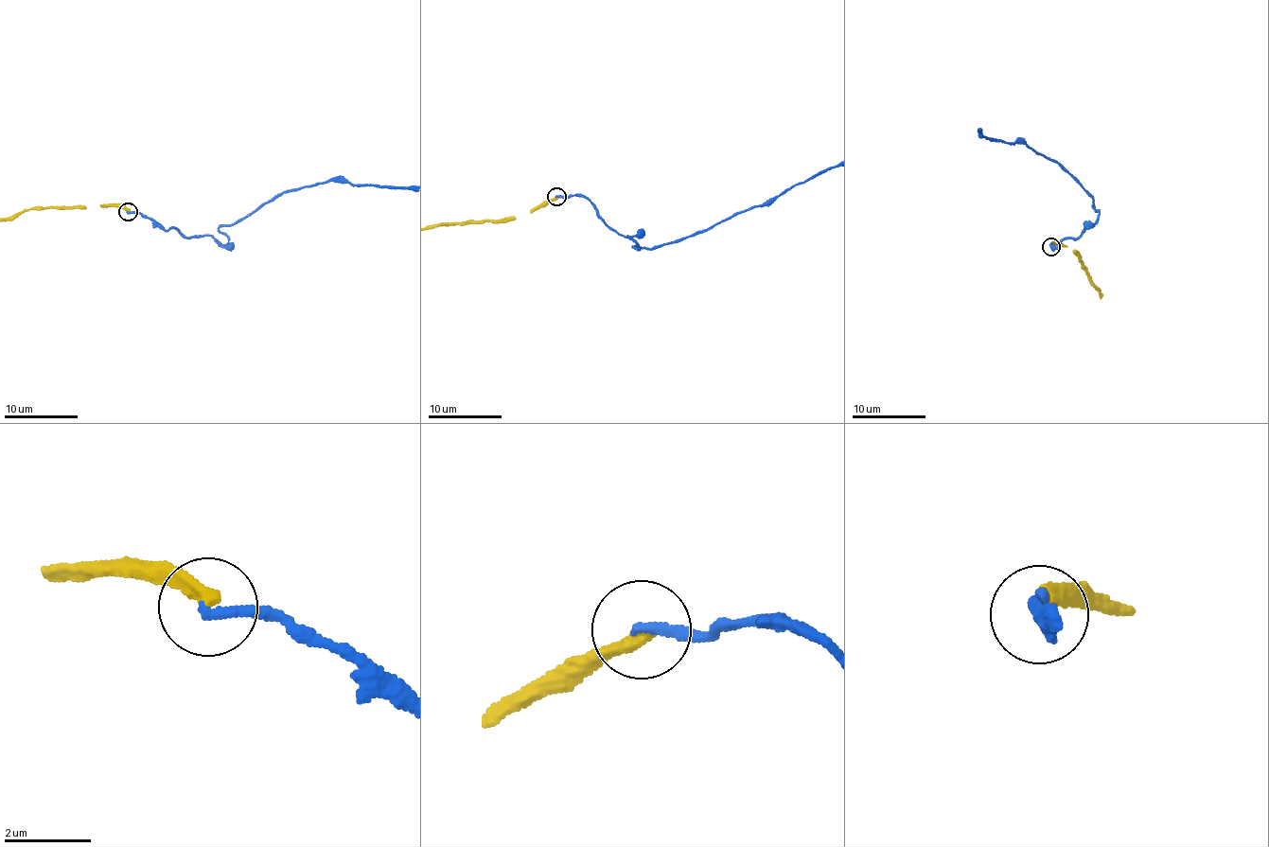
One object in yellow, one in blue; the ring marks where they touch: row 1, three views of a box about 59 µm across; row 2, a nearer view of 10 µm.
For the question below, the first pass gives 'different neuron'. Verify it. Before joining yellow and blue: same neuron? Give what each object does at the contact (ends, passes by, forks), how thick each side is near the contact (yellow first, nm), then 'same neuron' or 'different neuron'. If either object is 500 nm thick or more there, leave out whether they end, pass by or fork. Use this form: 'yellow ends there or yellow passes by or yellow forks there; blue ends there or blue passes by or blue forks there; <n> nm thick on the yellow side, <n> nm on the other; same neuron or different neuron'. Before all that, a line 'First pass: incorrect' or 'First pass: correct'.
First pass: correct
yellow ends there; blue ends there; 360 nm thick on the yellow side, 240 nm on the other; different neuron

